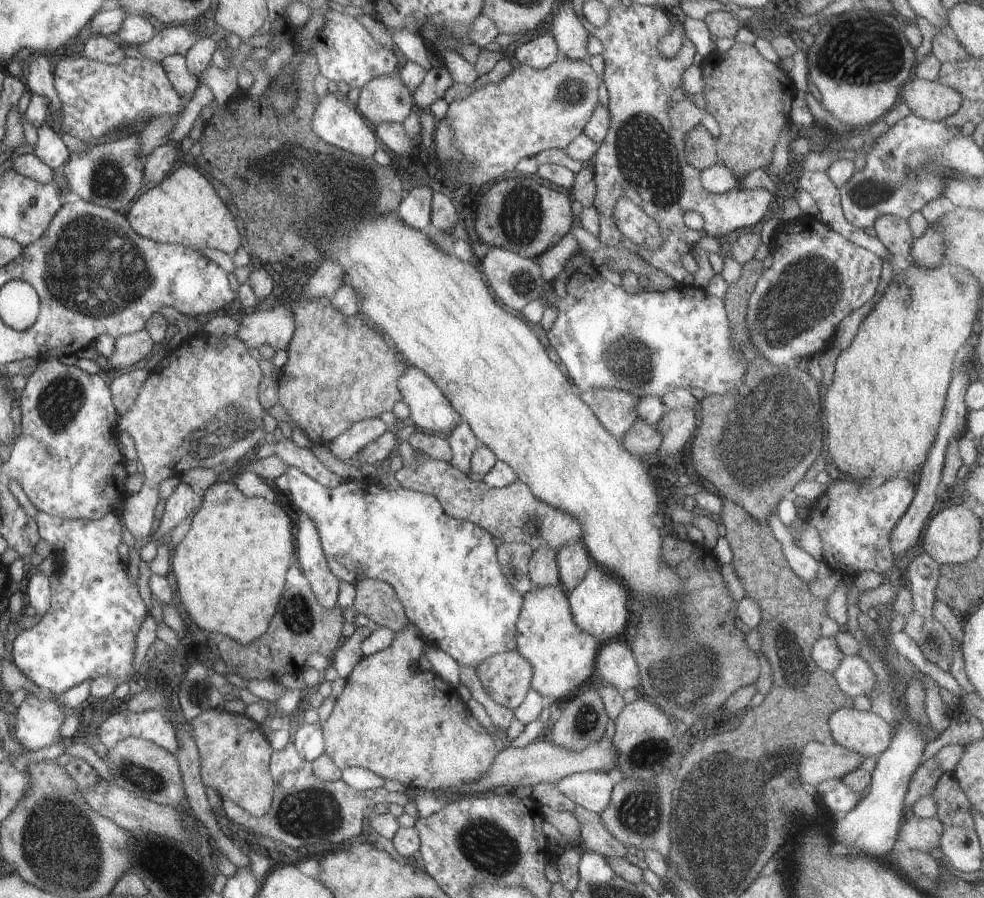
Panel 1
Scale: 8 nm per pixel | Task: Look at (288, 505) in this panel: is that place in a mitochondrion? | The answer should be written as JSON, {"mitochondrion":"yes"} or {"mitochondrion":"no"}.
{"mitochondrion":"no"}

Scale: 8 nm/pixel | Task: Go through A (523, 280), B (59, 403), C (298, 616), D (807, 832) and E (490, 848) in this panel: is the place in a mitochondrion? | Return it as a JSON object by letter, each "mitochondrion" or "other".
{"A":"mitochondrion","B":"mitochondrion","C":"mitochondrion","D":"other","E":"mitochondrion"}

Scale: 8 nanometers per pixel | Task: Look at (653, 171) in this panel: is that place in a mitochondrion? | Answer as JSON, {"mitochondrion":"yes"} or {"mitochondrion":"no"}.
{"mitochondrion":"yes"}

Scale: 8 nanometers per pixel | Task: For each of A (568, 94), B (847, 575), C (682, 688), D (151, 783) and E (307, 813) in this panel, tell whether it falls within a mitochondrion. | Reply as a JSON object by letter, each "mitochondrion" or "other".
{"A":"mitochondrion","B":"other","C":"mitochondrion","D":"mitochondrion","E":"mitochondrion"}

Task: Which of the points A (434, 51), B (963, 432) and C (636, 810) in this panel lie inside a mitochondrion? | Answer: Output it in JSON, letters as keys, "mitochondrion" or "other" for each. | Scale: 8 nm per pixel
{"A":"other","B":"other","C":"mitochondrion"}

